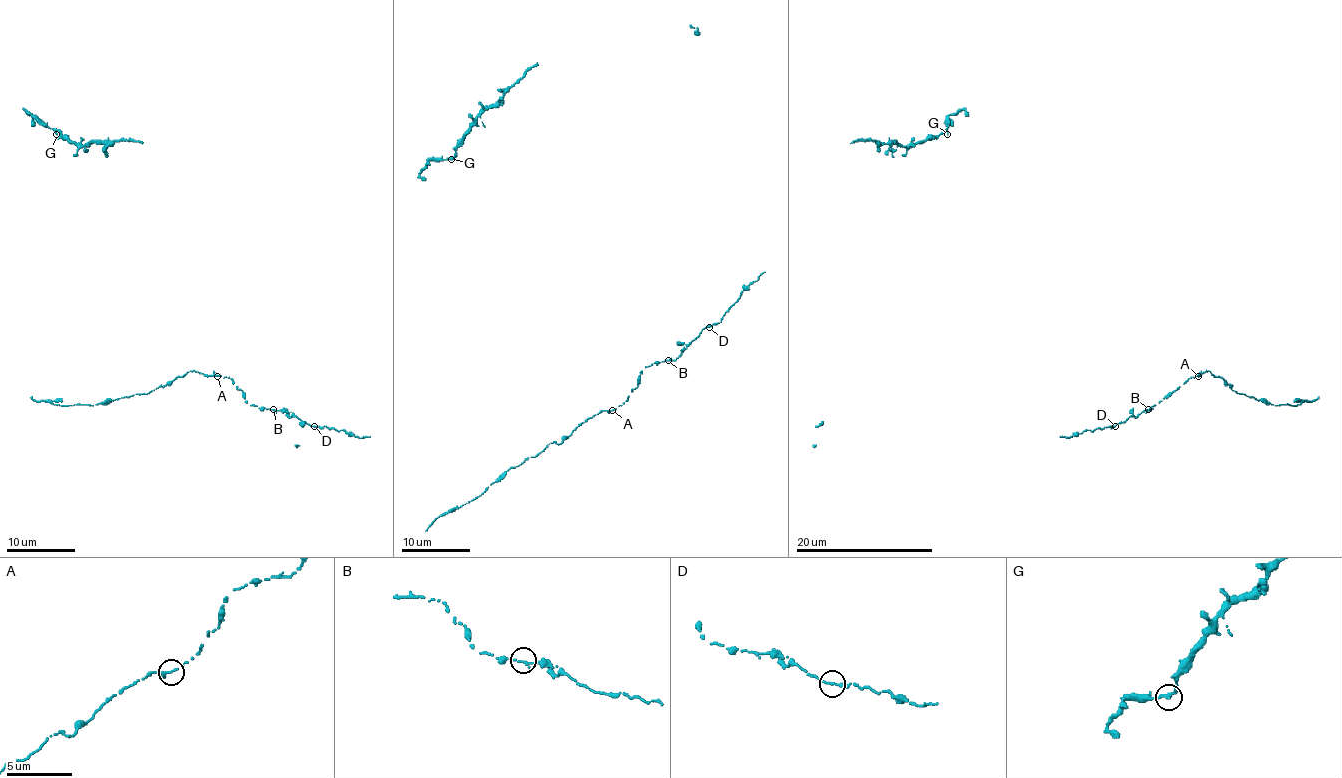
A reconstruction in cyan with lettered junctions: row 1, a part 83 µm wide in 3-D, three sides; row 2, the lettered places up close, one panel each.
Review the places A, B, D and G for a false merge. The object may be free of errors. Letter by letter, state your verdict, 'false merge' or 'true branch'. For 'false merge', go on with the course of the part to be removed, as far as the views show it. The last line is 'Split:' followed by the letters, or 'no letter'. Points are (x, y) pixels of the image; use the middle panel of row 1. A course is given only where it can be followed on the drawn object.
A: true branch
B: true branch
D: true branch
G: true branch
Split: no letter

